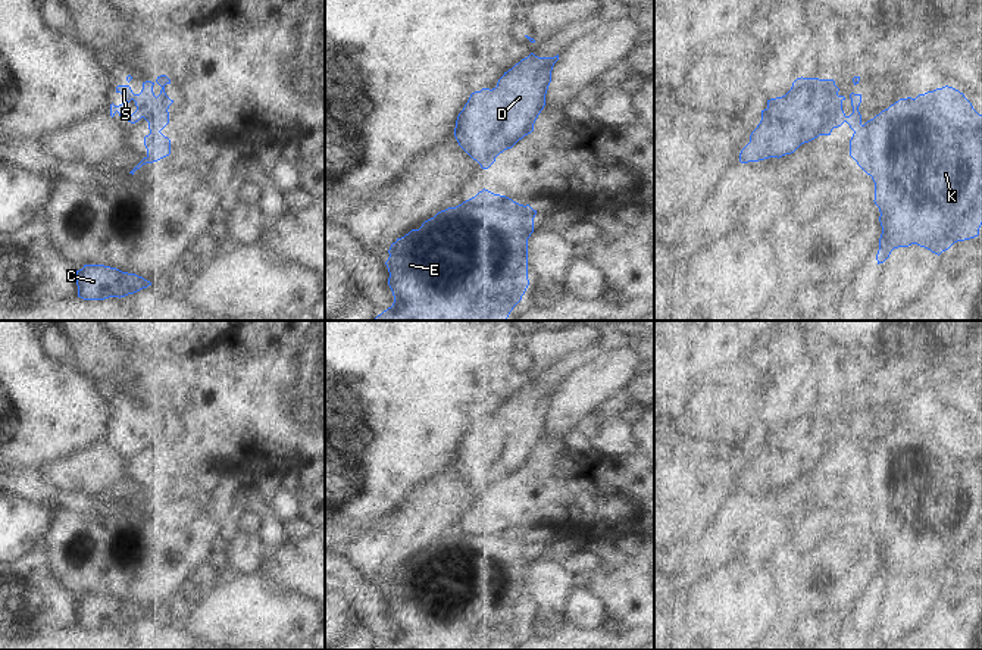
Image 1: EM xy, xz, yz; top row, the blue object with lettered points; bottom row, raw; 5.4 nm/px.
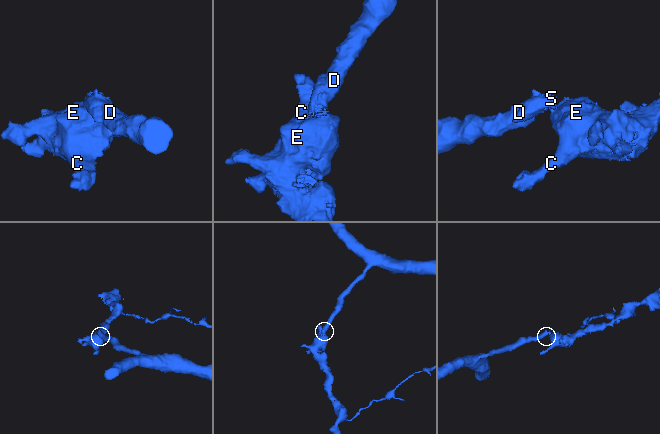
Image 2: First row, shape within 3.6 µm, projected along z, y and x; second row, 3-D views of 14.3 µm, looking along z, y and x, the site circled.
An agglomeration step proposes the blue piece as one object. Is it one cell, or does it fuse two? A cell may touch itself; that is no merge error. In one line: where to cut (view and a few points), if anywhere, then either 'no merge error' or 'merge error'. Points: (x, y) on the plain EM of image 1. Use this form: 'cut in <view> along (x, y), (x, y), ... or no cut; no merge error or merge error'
cut in xy along (159, 459), (150, 462); merge error

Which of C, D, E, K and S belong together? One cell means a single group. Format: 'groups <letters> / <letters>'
groups C E K / D S

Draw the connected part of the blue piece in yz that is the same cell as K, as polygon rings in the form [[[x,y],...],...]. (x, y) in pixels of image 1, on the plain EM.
[[[945,415],[919,424],[916,428],[900,428],[854,460],[850,469],[850,485],[875,512],[873,531],[879,537],[882,556],[878,594],[884,593],[898,576],[917,574],[939,585],[954,572],[979,565],[982,554],[982,444],[958,419]]]

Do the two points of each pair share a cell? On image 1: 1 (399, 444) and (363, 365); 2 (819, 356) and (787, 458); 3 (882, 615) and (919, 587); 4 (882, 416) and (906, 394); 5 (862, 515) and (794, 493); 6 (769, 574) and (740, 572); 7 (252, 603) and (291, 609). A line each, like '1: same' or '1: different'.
1: same
2: different
3: same
4: same
5: different
6: same
7: same

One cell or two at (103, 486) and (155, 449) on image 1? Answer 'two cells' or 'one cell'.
two cells

